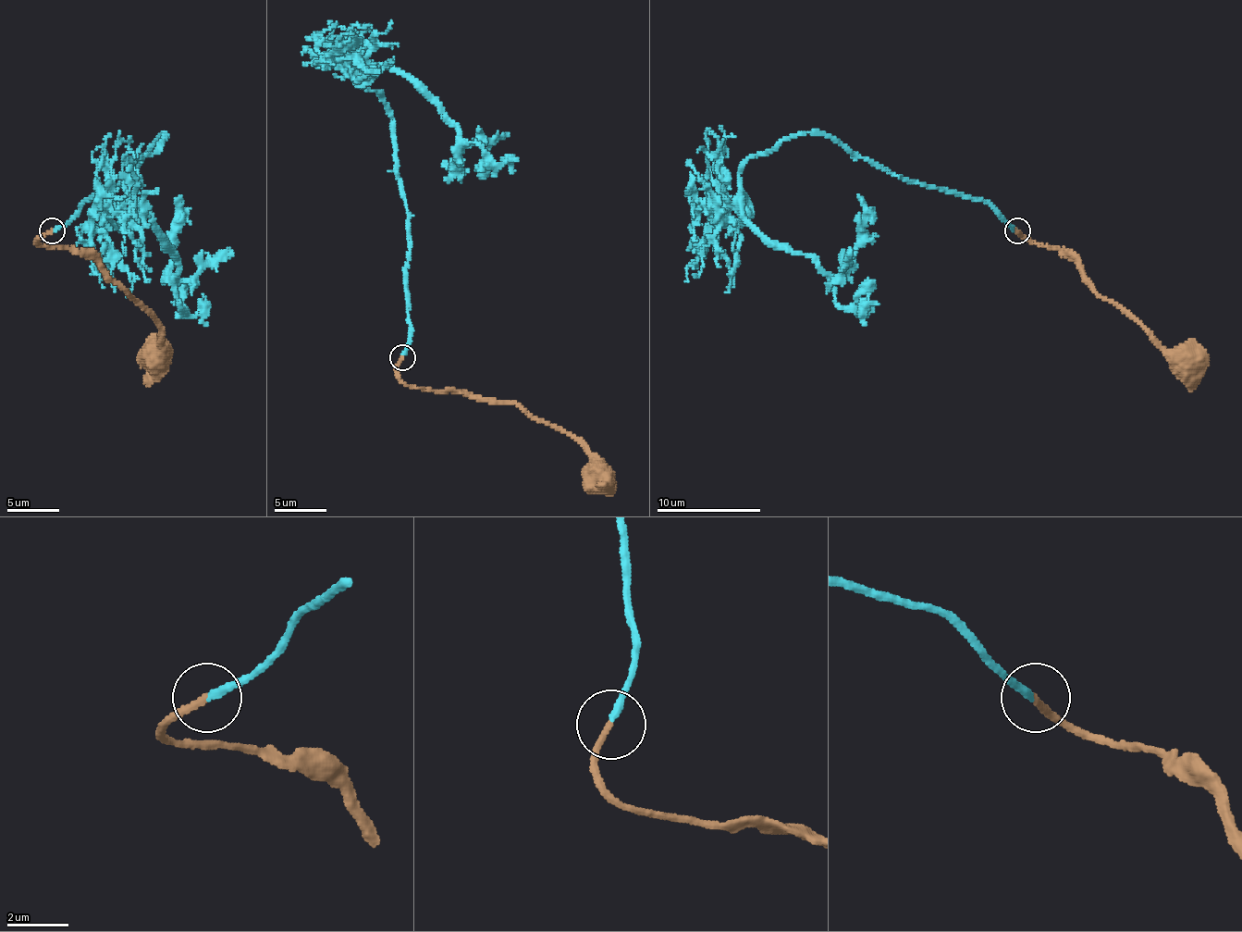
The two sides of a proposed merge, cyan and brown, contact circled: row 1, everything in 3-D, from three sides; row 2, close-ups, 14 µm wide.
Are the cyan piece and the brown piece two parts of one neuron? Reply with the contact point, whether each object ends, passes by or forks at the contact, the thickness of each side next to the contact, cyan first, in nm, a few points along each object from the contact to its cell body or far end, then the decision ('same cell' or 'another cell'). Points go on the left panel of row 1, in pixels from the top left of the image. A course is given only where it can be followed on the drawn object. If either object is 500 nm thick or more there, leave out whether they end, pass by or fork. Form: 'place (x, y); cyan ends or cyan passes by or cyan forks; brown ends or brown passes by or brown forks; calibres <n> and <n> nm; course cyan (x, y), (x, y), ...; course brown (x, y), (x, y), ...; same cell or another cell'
place (52, 230); cyan ends; brown ends; calibres 220 and 200 nm; course cyan (52, 231), (123, 184), (167, 134), (138, 156), (126, 190), (178, 261), (172, 277), (178, 195); course brown (52, 231), (36, 242), (41, 246), (90, 251), (137, 304), (149, 312), (161, 335), (153, 379), (146, 386); another cell

